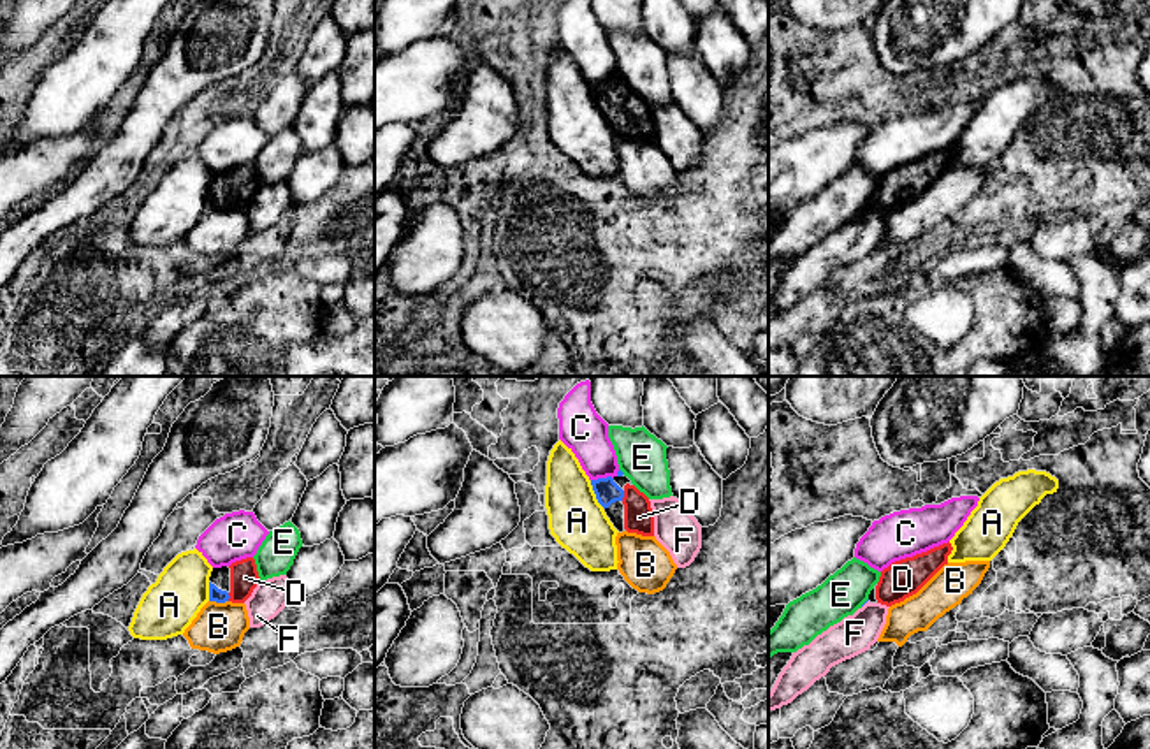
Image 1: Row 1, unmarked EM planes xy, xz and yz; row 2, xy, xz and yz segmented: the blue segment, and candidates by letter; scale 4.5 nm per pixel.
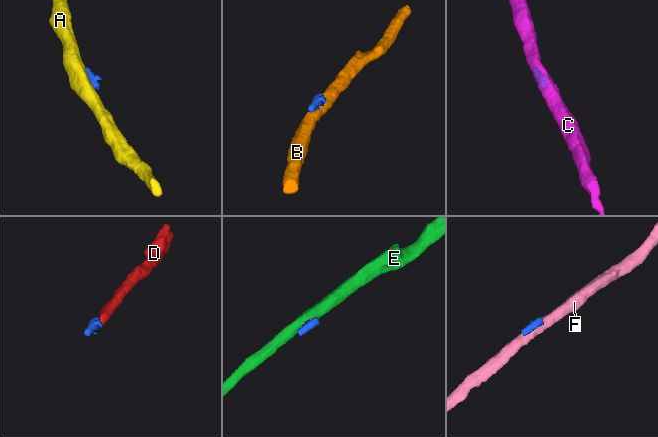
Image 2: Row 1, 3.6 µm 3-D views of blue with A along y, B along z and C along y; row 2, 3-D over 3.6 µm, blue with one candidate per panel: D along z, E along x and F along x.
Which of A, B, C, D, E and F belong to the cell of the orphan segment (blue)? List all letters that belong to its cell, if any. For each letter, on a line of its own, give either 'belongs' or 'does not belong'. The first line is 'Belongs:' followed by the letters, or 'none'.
Belongs: D
A: does not belong
B: does not belong
C: does not belong
D: belongs
E: does not belong
F: does not belong

